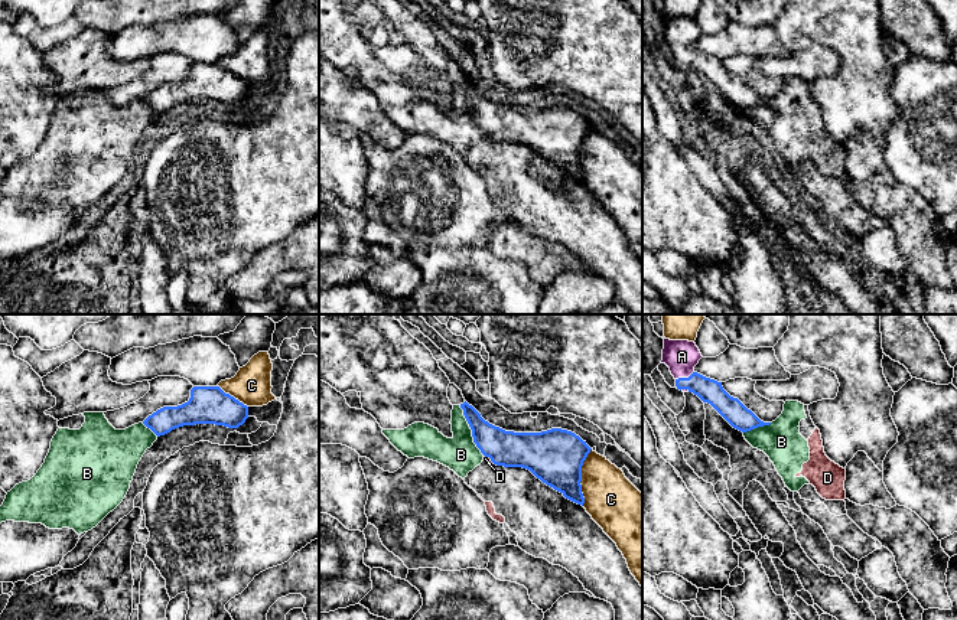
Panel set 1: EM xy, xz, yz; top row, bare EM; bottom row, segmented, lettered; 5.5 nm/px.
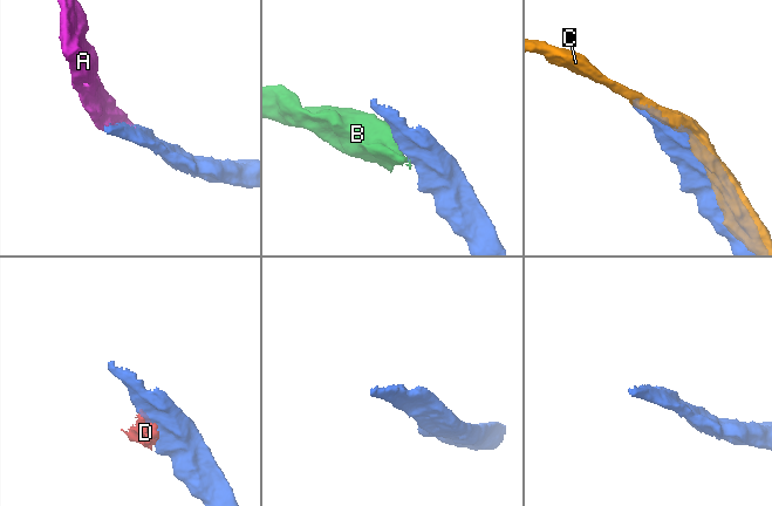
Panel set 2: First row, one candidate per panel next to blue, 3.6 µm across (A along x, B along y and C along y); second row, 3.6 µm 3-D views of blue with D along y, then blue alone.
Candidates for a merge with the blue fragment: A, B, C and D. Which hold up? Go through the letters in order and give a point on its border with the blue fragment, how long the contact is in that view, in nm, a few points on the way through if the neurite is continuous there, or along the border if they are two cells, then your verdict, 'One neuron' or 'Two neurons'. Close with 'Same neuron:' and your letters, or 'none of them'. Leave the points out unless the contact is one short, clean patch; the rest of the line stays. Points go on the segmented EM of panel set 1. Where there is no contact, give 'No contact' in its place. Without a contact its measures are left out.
A: Touches blue at yz (684, 378). Shared border 120 nm. One neuron
B: Touches blue at xz (471, 428). Shared border 320 nm. Boundary: xz (459, 405), (471, 430), (472, 441), (484, 454). Two neurons
C: Touches blue at xz (580, 477). Shared border 320 nm. Two neurons
D: Touches blue at xz (488, 456). Shared border 60 nm. Two neurons
Same neuron: A

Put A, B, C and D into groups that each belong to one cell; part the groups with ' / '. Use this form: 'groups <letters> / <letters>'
groups A / B D / C

